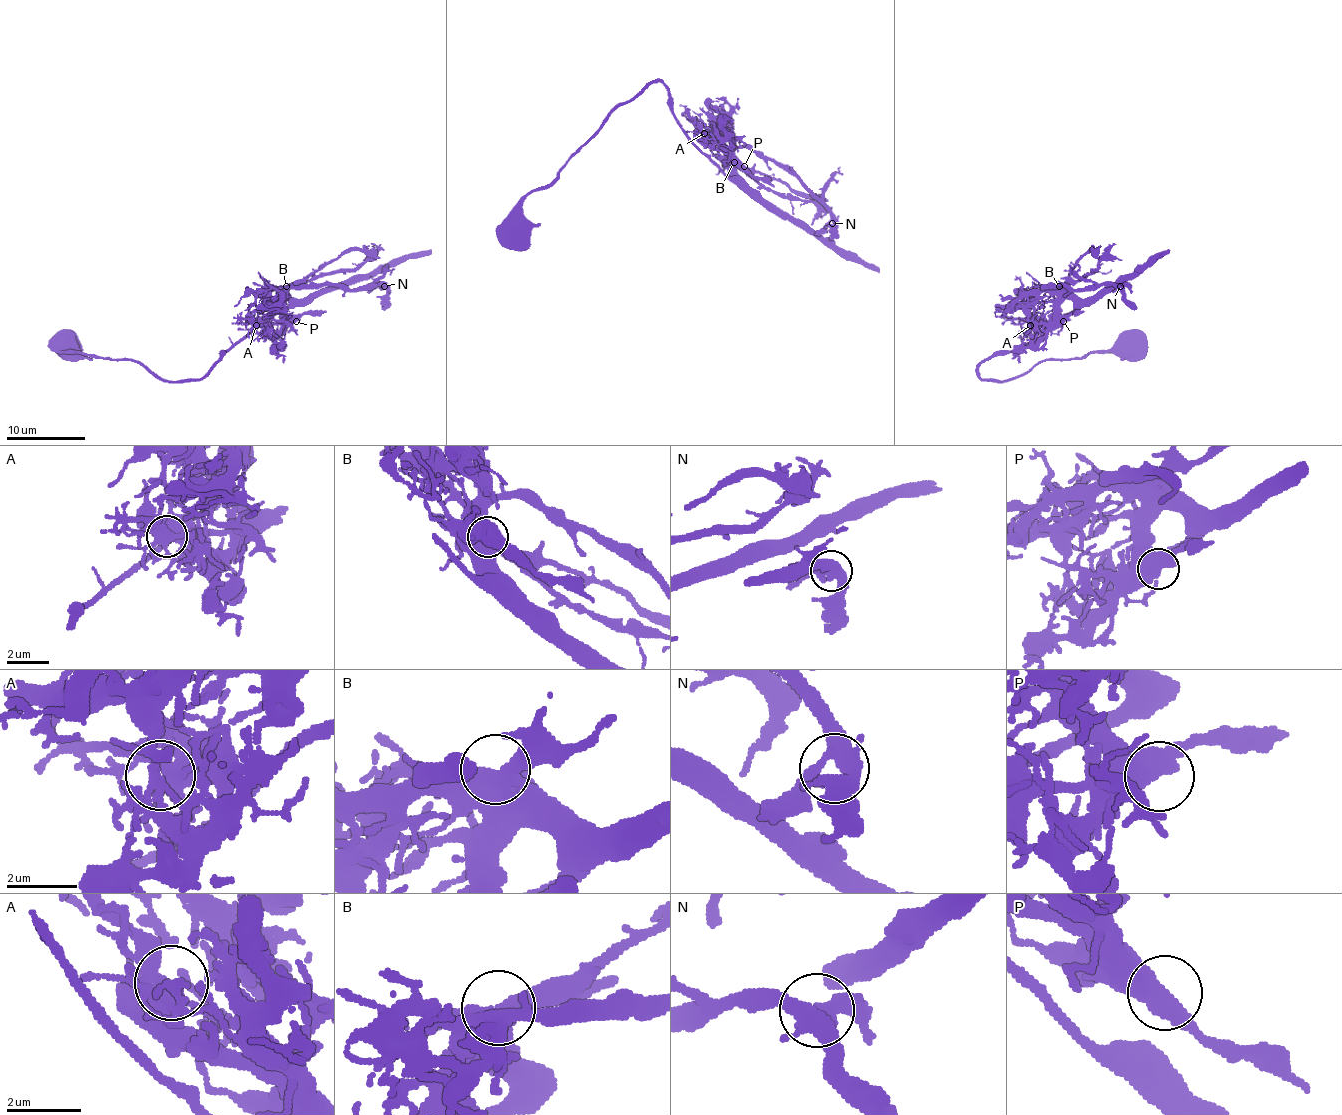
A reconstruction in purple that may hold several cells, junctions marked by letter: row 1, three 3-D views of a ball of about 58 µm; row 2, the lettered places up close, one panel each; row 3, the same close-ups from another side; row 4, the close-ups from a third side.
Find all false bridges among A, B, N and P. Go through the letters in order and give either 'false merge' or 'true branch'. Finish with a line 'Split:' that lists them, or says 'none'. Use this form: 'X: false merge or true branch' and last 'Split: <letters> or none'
A: true branch
B: true branch
N: true branch
P: true branch
Split: none

